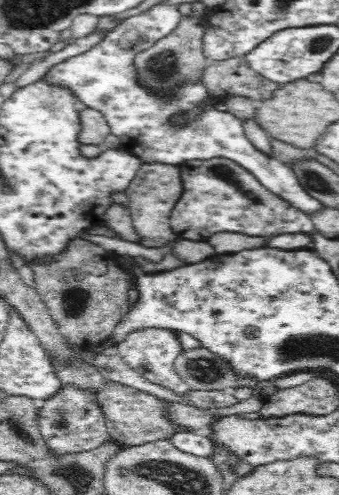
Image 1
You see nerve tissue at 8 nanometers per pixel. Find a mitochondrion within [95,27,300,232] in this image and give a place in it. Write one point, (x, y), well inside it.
(162, 68)

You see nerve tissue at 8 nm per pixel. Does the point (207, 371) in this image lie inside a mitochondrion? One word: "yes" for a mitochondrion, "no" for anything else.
yes

